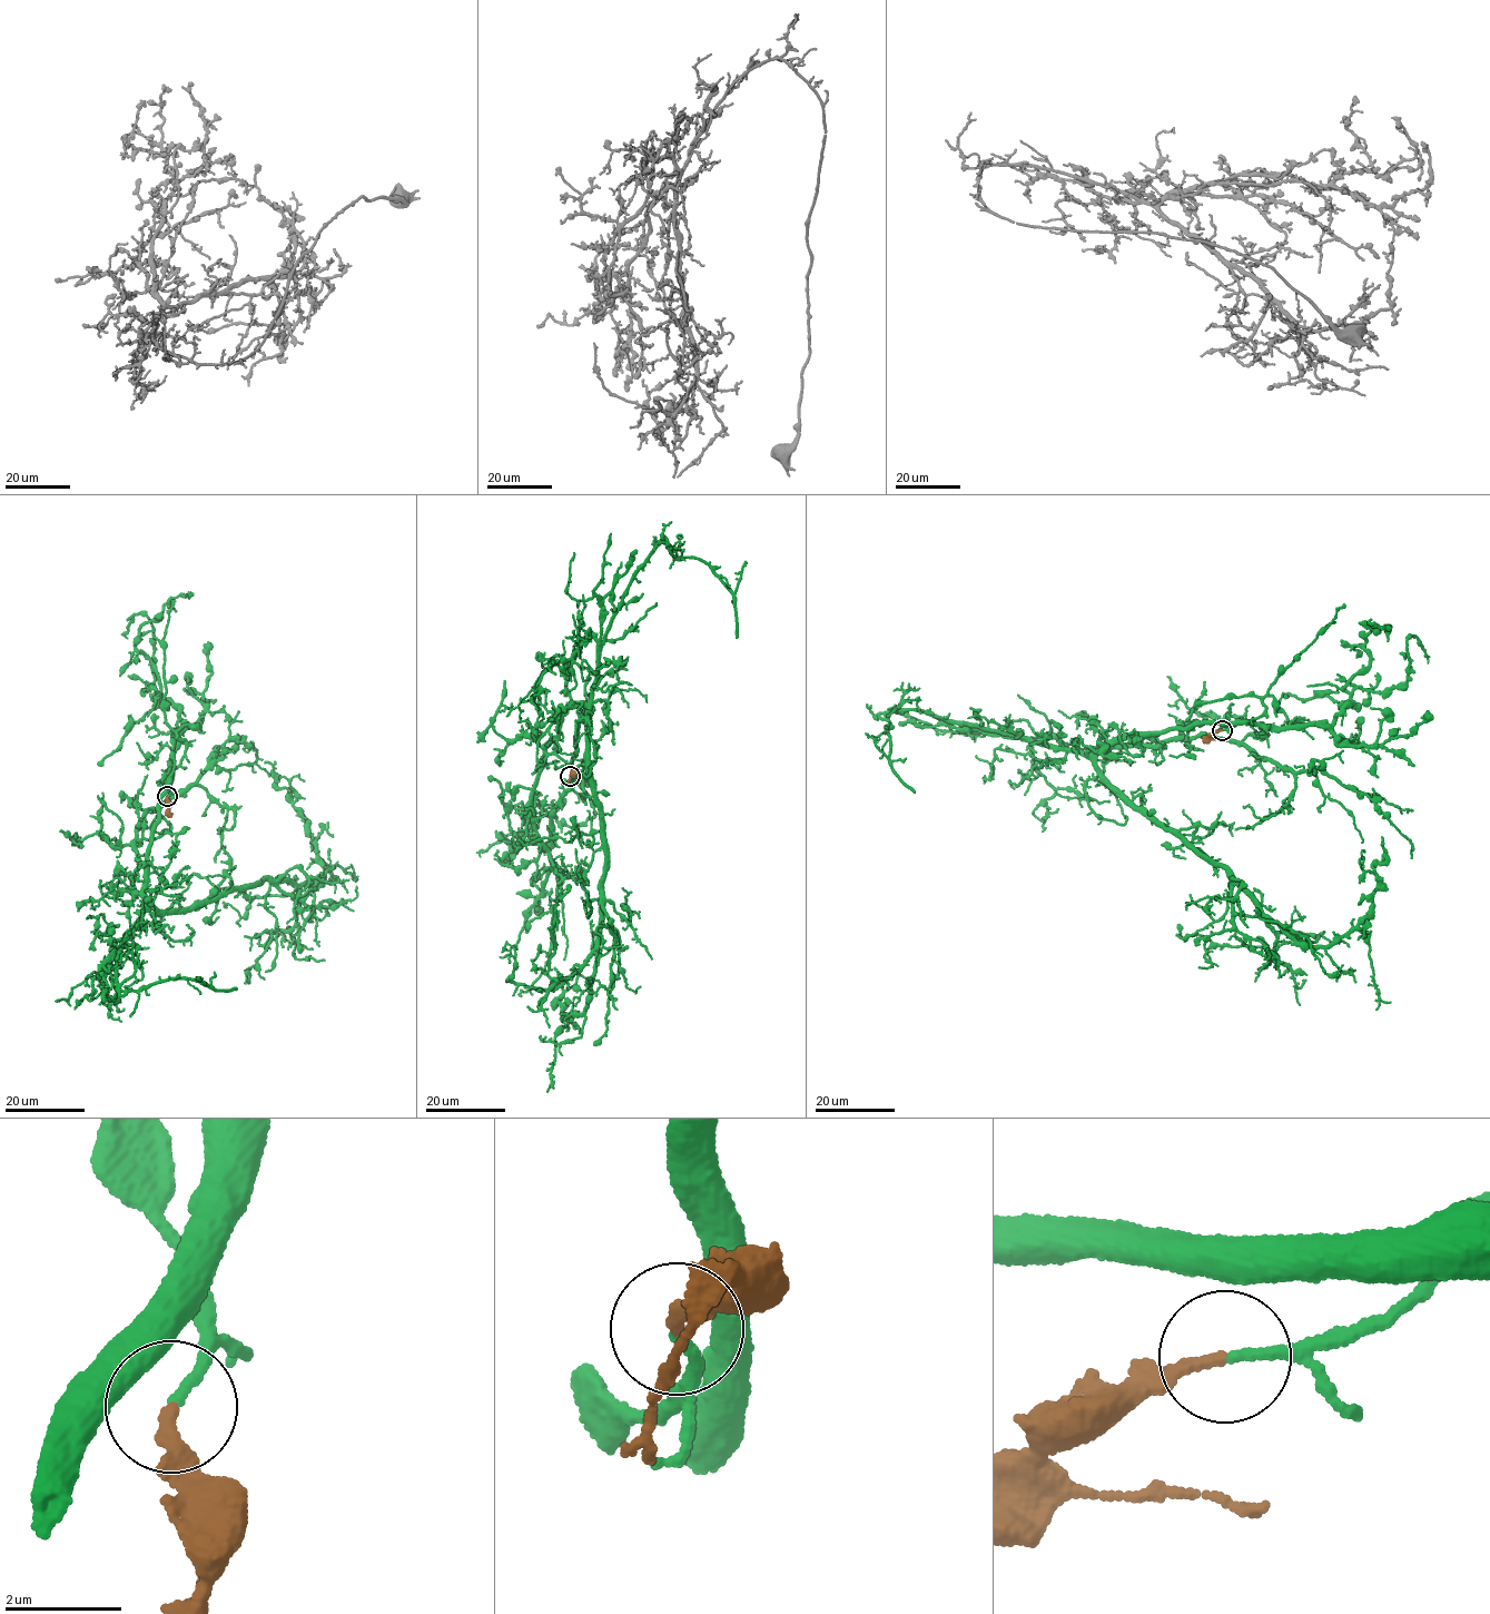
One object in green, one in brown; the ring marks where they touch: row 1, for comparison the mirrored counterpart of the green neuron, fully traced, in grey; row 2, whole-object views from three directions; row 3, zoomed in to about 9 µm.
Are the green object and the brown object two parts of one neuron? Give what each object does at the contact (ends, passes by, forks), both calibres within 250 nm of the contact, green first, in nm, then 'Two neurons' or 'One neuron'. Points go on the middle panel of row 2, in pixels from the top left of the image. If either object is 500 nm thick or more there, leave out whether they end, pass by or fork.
At the ring green ends. At the ring brown ends. Thickness 160 nm (green) against 220 nm. One neuron

